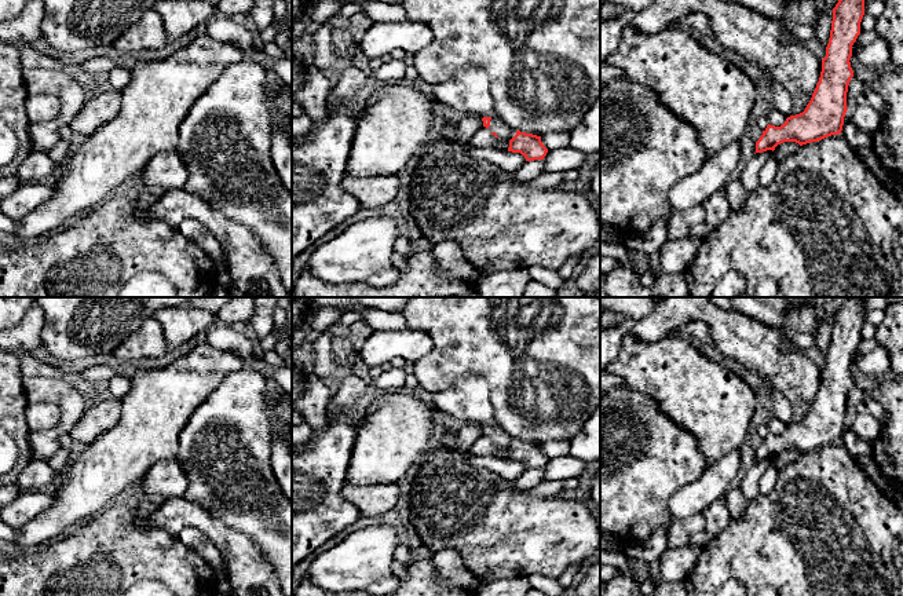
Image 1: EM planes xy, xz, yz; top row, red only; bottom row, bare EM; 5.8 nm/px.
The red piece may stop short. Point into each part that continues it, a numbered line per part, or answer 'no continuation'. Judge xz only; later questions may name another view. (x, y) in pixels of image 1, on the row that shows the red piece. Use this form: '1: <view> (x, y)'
1: xz (504, 131)

